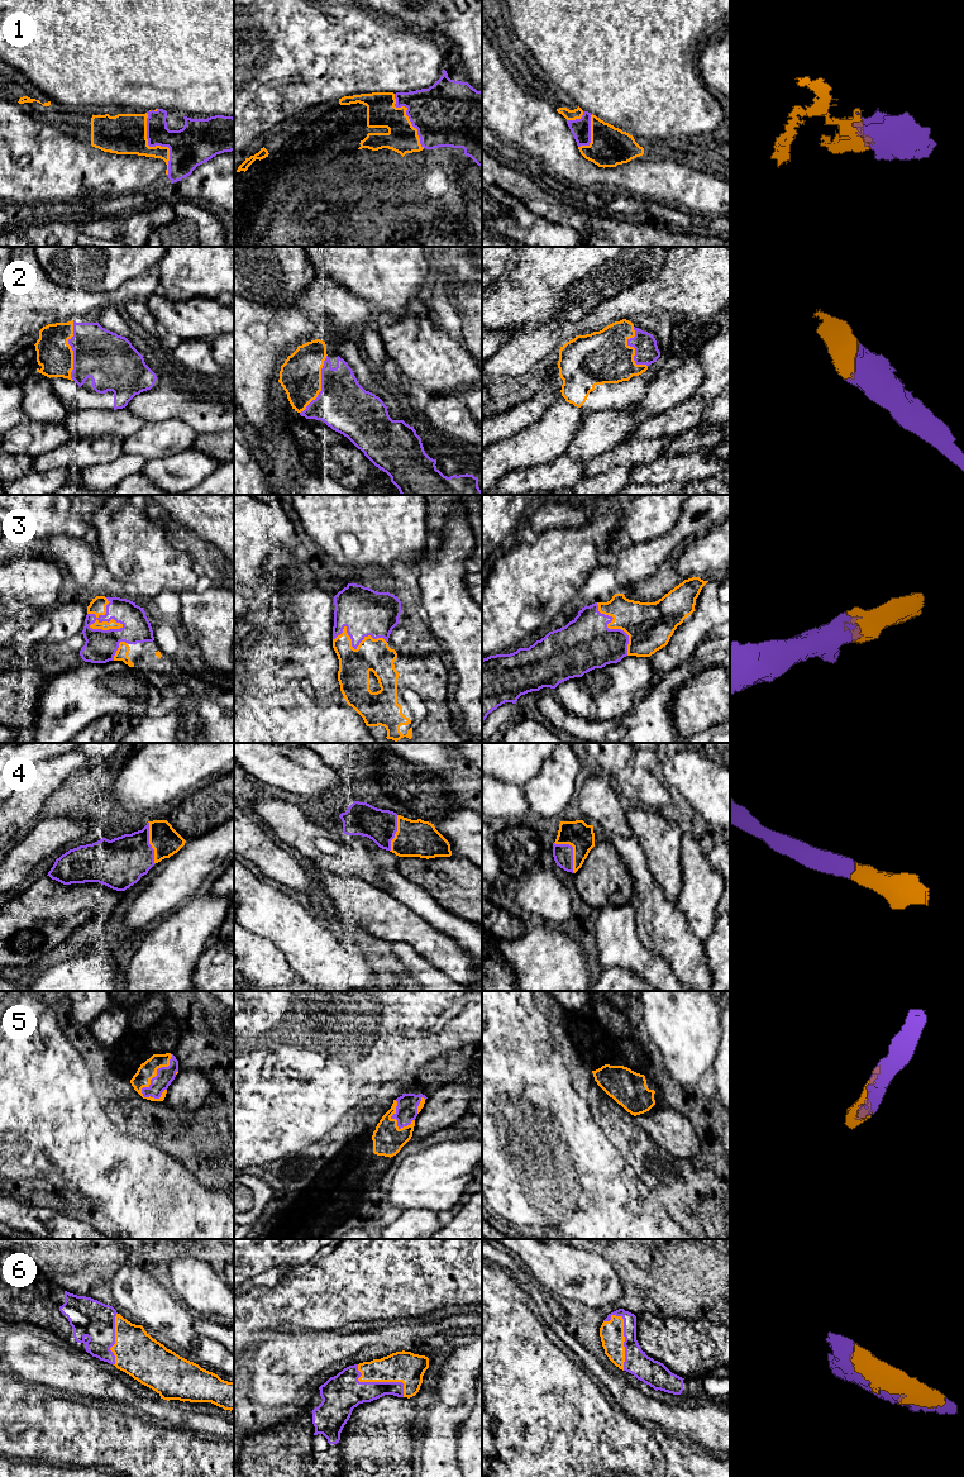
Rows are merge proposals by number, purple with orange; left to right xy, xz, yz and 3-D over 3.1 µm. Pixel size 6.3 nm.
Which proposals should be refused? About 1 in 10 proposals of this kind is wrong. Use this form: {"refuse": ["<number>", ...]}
{"refuse": []}

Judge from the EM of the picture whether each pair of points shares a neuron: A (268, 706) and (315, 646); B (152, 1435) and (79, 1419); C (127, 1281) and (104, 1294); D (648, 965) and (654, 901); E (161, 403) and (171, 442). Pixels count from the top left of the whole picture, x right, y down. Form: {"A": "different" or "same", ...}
{"A": "same", "B": "same", "C": "different", "D": "different", "E": "different"}

